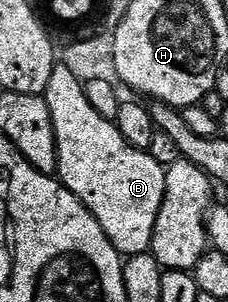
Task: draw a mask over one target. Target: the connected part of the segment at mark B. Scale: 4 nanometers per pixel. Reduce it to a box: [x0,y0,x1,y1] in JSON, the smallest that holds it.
[45,65,166,255]

